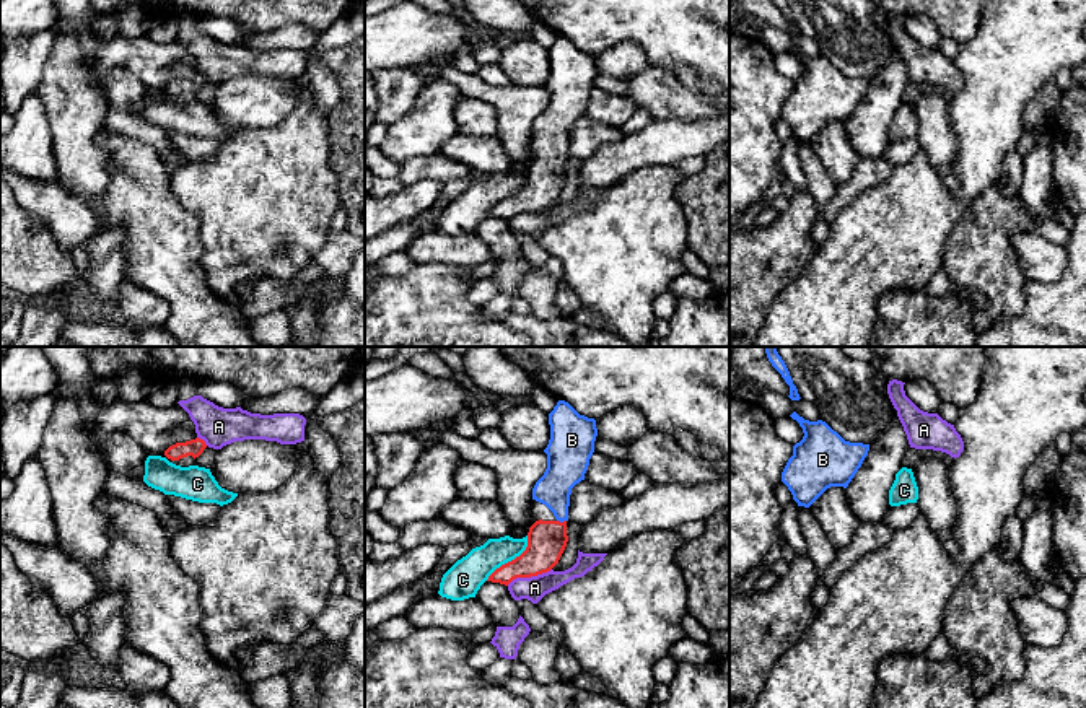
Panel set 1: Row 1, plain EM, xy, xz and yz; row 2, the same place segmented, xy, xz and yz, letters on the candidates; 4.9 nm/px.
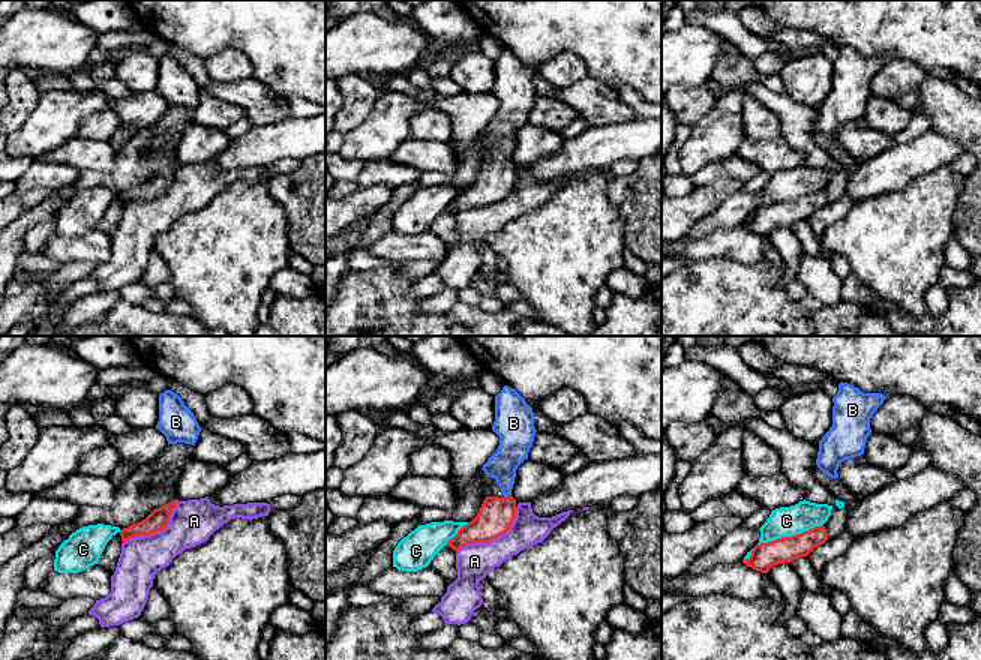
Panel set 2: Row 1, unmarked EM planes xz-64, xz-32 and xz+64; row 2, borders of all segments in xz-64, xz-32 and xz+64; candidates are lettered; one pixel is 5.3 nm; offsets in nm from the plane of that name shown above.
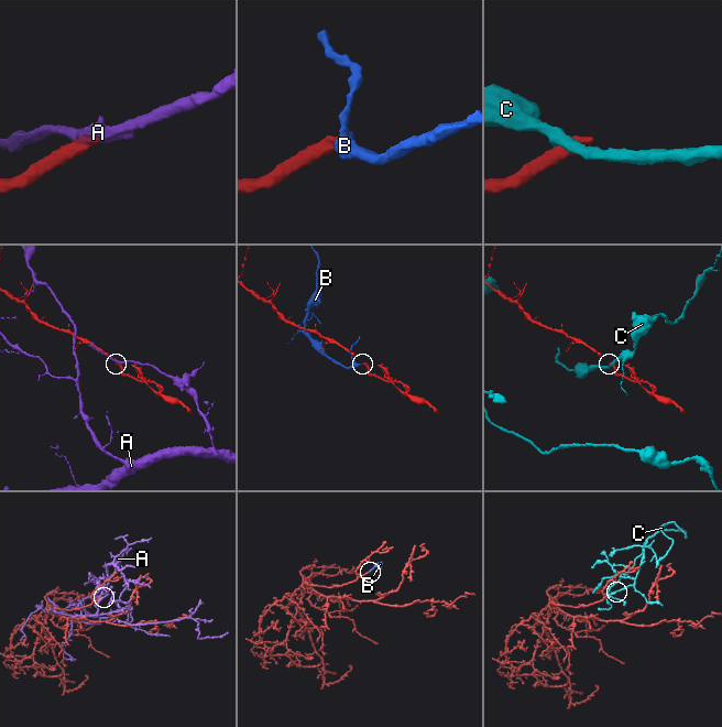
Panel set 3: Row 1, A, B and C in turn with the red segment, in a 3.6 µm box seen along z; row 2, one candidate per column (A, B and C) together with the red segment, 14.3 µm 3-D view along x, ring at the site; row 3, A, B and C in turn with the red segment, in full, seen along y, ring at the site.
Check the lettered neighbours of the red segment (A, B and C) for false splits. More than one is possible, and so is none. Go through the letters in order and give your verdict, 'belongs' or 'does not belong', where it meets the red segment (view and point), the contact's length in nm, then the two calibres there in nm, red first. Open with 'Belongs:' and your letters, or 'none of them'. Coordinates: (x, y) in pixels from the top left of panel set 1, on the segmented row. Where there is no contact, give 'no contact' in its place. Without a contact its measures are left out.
Belongs: B
A: does not belong; meets red in xz at (528, 576); contact 240 nm long; 190 nm thick on the red side, 120 nm on the other
B: belongs; meets red in xz at (564, 521); contact 50 nm long; 190 nm thick on the red side, 180 nm on the other
C: does not belong; meets red in xz at (512, 560); contact 300 nm long; 190 nm thick on the red side, 180 nm on the other

